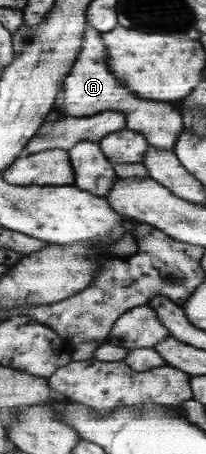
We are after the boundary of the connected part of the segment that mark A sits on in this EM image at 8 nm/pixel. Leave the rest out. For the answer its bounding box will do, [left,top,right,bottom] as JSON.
[58,24,184,151]

